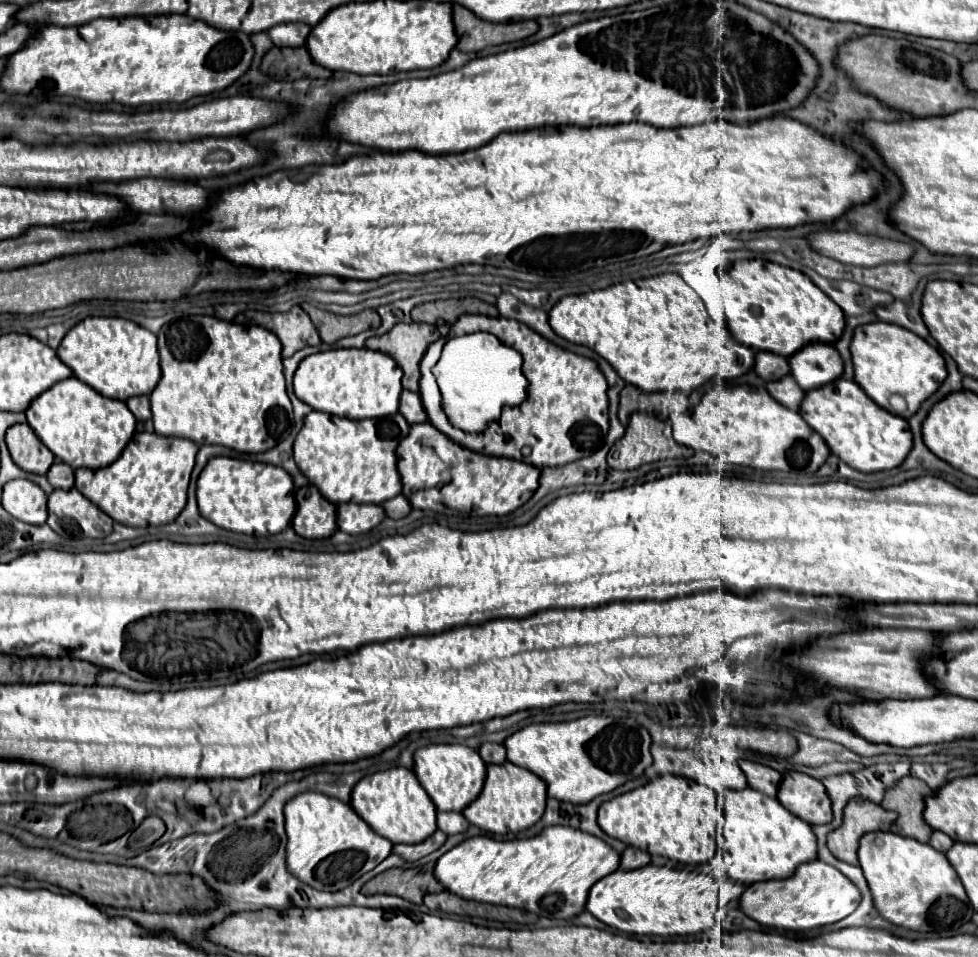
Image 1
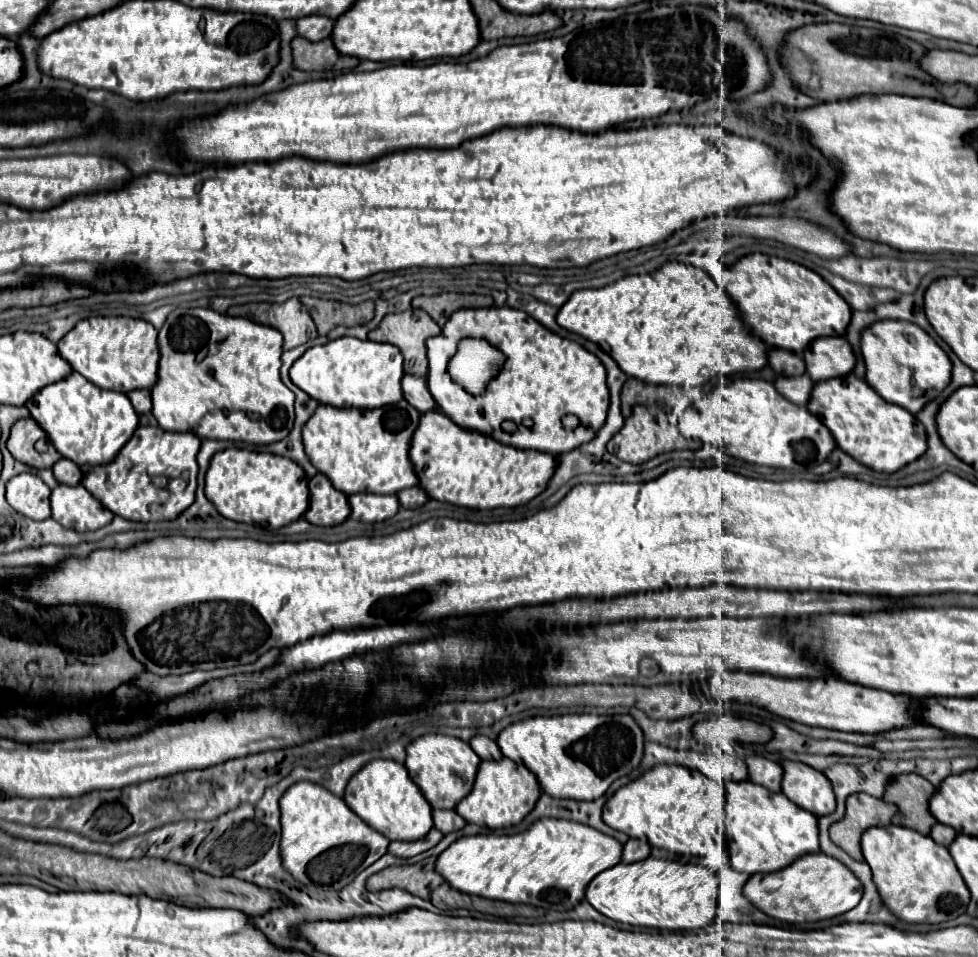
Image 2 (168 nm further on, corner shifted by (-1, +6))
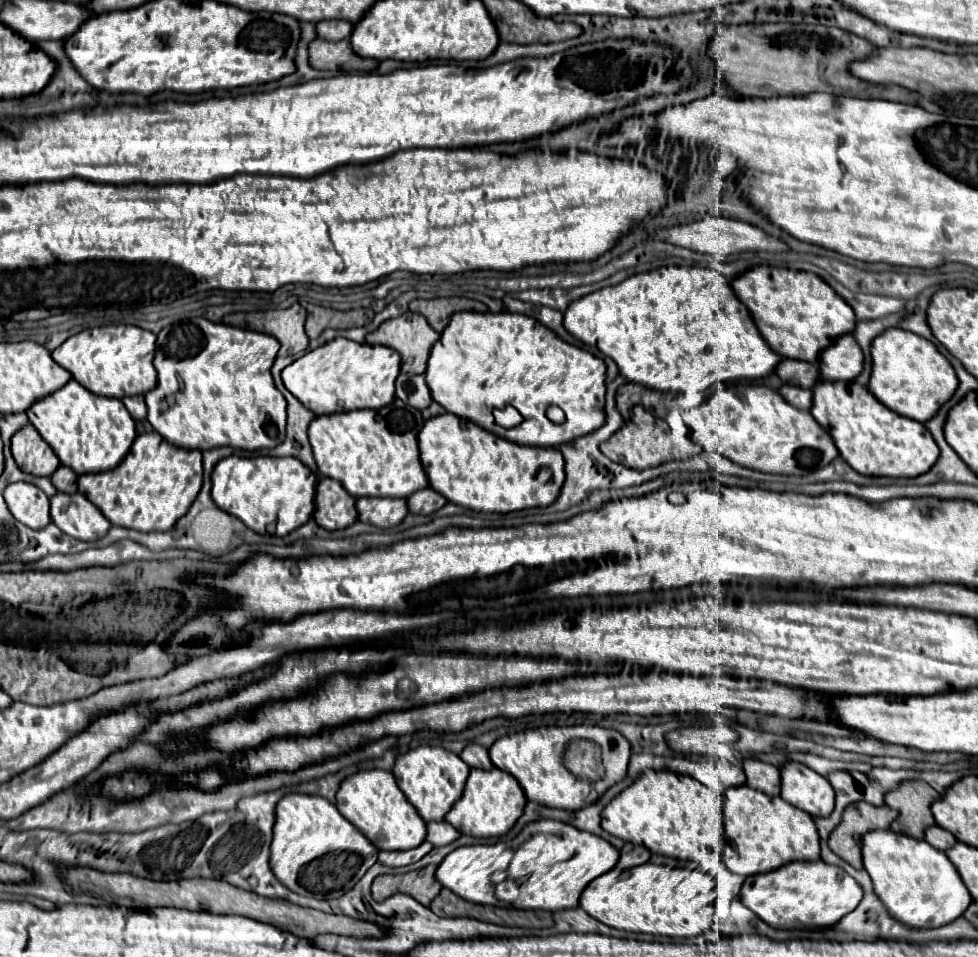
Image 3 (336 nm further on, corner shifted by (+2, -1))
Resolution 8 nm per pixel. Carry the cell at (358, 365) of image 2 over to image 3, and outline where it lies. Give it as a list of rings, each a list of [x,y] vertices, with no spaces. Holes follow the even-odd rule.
[[[335,338],[325,346],[319,346],[283,372],[283,384],[291,394],[301,400],[313,414],[335,414],[347,410],[377,410],[393,402],[395,378],[399,376],[399,354],[387,346],[357,344],[347,338]]]

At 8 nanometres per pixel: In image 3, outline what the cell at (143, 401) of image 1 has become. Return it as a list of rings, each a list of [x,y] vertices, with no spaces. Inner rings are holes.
[[[127,396],[127,398],[123,398],[123,404],[129,410],[129,414],[131,414],[133,420],[143,420],[145,418],[147,406],[145,406],[143,396]]]

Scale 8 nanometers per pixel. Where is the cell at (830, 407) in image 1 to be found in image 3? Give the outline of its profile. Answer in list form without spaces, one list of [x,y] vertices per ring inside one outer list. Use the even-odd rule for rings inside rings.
[[[819,380],[813,386],[811,414],[825,430],[831,432],[831,438],[845,462],[865,476],[913,478],[927,472],[939,456],[933,436],[921,422],[889,410],[857,382]]]

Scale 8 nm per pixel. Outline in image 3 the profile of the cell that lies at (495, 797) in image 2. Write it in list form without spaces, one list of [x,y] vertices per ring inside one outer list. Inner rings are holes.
[[[473,768],[467,778],[463,796],[459,798],[459,802],[455,802],[453,810],[449,810],[445,820],[451,826],[455,826],[461,834],[469,834],[469,836],[477,836],[477,838],[503,836],[519,820],[525,804],[527,804],[525,792],[521,790],[519,782],[509,772],[503,772],[499,768],[493,768],[493,770]]]

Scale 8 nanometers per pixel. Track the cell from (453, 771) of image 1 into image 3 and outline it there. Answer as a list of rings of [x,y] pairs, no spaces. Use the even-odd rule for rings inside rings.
[[[417,746],[397,758],[393,776],[407,800],[417,808],[421,818],[425,822],[431,822],[443,820],[451,806],[461,798],[469,776],[469,766],[457,754],[441,746]]]

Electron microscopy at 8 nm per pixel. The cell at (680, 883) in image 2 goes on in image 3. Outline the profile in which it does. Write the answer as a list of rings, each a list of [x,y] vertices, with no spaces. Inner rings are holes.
[[[641,864],[629,870],[613,868],[595,878],[581,894],[581,908],[599,922],[627,930],[669,938],[691,938],[711,930],[713,924],[713,878],[705,872]]]

